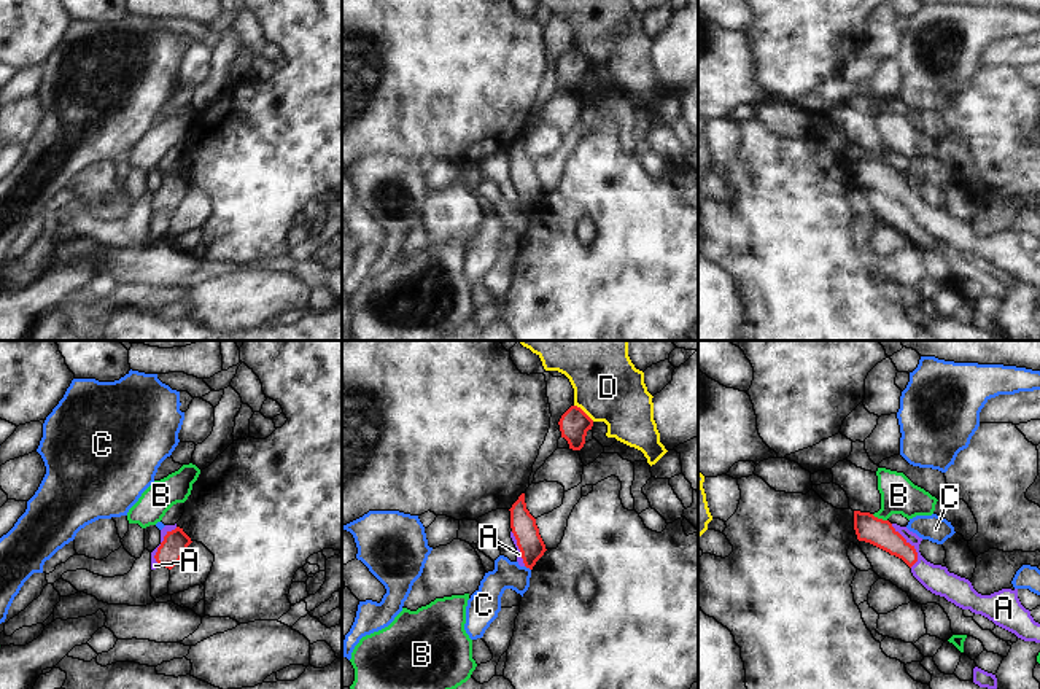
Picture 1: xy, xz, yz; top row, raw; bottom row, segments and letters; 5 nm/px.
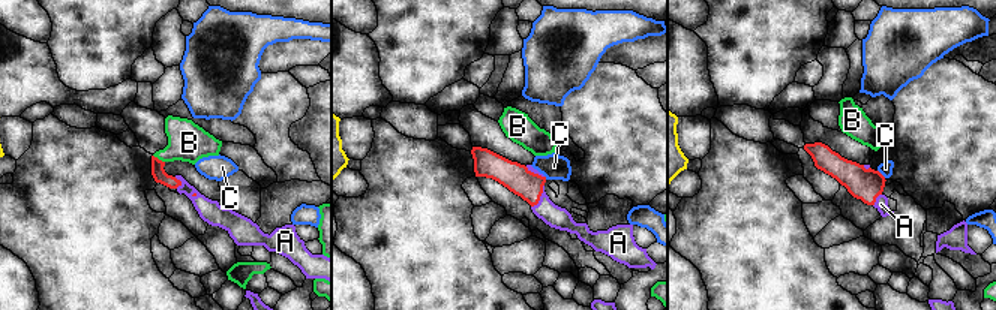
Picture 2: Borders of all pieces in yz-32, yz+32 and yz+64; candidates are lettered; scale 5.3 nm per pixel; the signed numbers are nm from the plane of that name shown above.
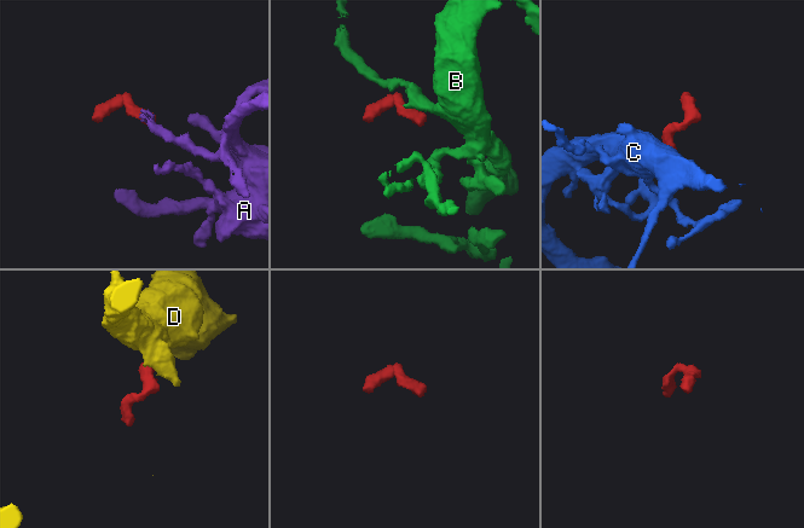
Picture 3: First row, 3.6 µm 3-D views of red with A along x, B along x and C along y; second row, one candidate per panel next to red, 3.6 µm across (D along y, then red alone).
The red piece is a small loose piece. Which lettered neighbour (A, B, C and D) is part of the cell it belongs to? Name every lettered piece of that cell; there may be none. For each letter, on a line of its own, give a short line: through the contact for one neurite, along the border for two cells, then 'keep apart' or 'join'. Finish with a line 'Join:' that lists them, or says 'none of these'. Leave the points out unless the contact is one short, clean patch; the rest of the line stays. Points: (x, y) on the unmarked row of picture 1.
A: line yz (881, 177), (911, 190), (916, 202), (935, 221); join
B: line yz (872, 158), (886, 164); keep apart
C: line xz (525, 209), (530, 214); keep apart
D: line xz (574, 48), (593, 64); keep apart
Join: A

